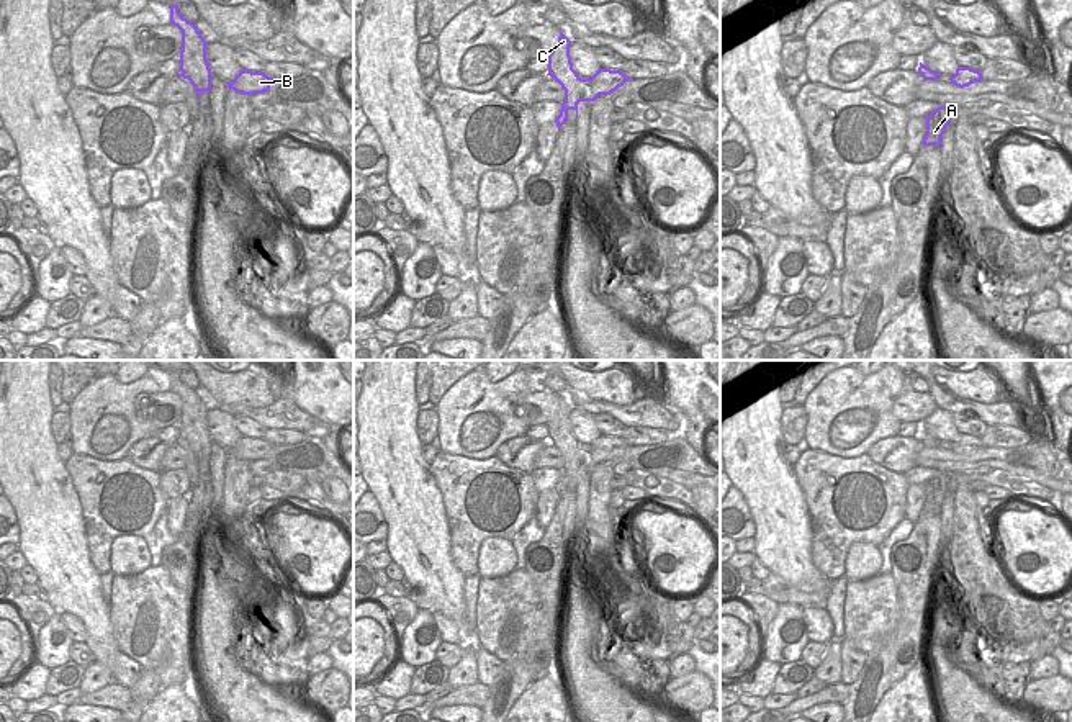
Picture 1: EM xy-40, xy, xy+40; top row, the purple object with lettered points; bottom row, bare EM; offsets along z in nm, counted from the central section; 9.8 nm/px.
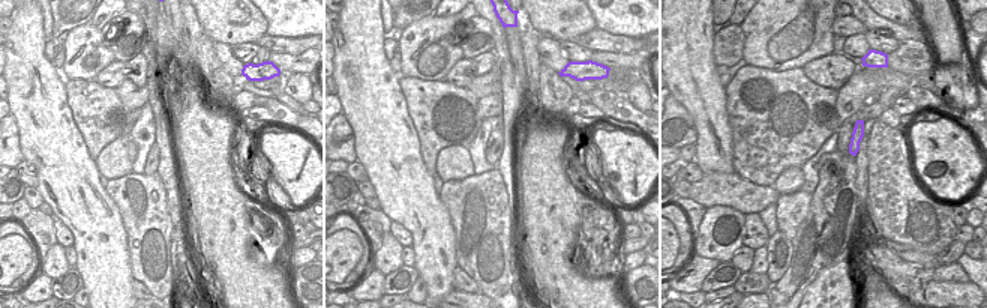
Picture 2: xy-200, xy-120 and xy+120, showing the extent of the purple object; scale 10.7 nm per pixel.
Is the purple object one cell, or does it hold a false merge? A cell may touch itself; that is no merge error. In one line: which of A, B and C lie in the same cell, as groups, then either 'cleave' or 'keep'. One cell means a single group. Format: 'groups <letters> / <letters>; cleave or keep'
groups A C / B; cleave

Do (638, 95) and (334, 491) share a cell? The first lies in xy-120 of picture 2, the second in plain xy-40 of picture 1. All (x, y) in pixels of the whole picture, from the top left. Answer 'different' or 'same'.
same

